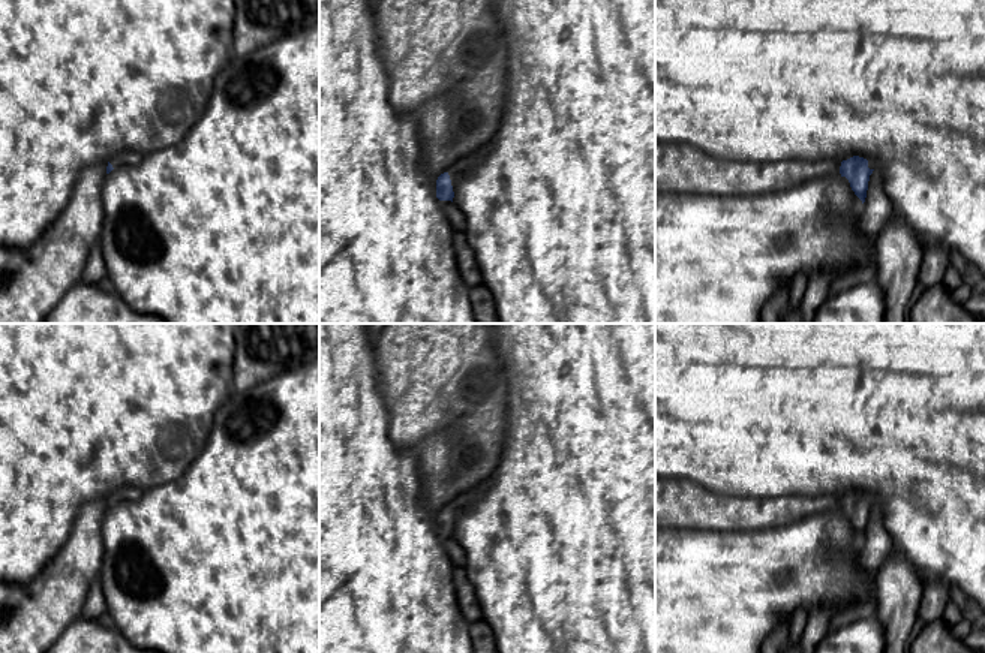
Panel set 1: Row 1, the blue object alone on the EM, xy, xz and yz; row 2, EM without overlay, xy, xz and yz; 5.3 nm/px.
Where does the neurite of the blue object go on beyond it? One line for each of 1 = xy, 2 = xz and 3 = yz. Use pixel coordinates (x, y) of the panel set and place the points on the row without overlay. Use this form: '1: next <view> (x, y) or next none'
1: next none
2: next none
3: next none

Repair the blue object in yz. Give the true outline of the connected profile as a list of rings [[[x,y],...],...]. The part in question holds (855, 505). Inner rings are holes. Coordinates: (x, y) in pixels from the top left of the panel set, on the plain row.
[[[853,491],[841,497],[840,509],[846,512],[850,518],[855,530],[865,538],[870,511],[874,505],[868,503],[868,496],[859,491]]]

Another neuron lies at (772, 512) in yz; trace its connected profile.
[[[655,478],[655,526],[717,530],[778,527],[840,509],[835,494],[786,496],[775,499],[718,494],[679,478]]]

